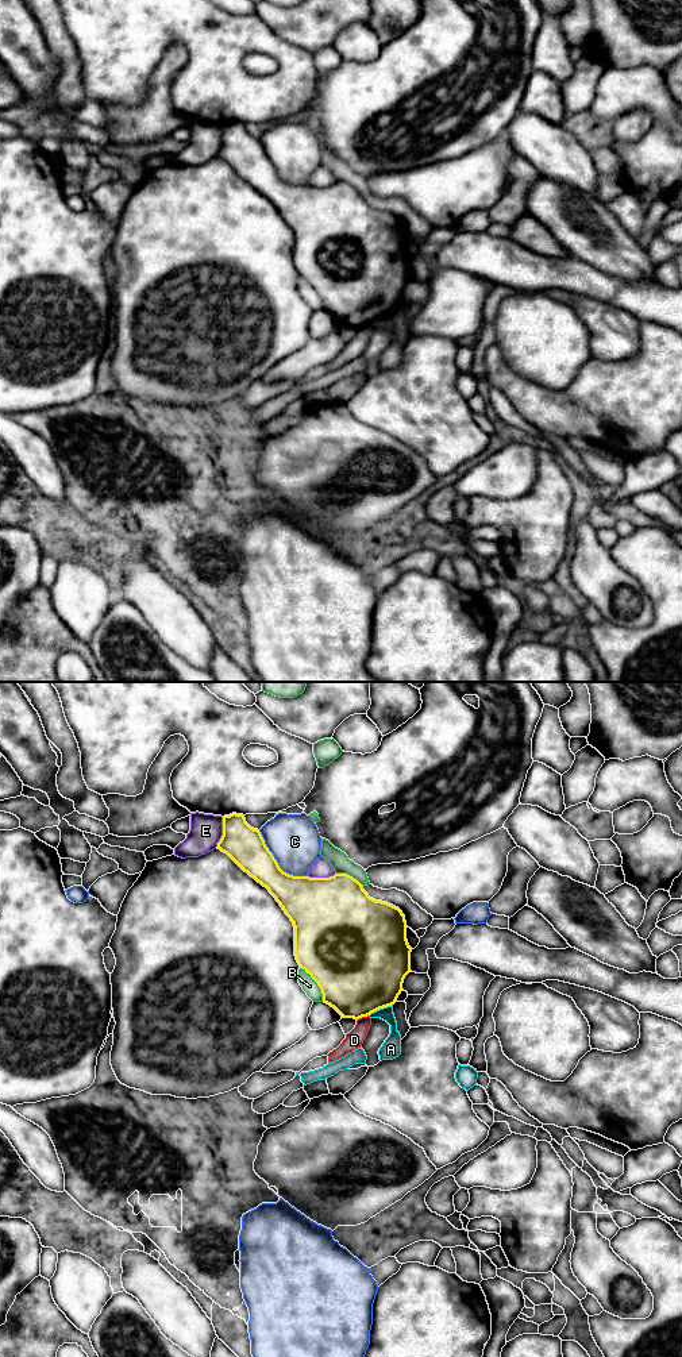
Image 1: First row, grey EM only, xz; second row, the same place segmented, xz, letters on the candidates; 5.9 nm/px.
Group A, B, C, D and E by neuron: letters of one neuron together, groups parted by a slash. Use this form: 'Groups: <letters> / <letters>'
Groups: A / B / C / D / E

